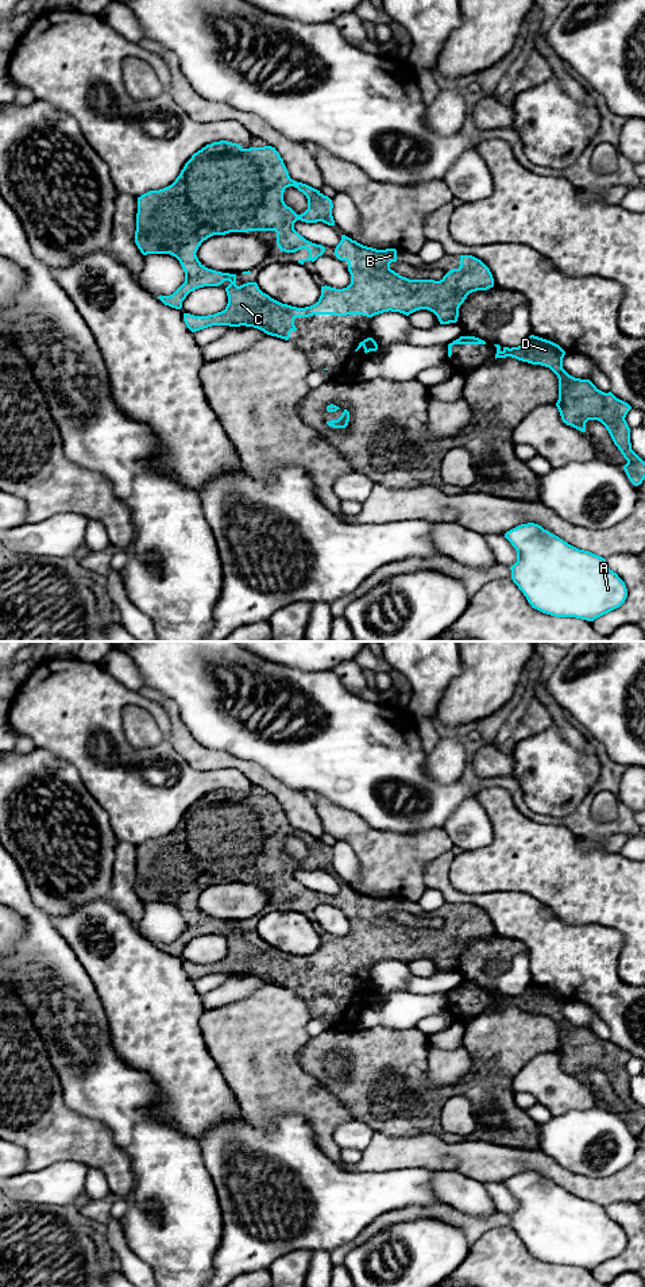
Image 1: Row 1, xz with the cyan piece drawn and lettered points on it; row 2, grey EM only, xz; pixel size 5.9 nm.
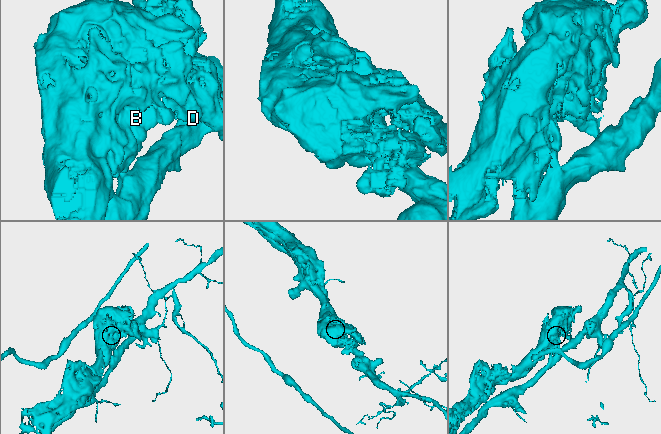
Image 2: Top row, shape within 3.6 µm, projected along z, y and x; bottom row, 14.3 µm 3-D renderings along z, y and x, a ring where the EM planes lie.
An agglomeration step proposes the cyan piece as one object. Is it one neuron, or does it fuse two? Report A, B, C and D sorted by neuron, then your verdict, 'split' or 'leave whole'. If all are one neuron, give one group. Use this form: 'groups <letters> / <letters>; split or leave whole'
groups A / B C D; split

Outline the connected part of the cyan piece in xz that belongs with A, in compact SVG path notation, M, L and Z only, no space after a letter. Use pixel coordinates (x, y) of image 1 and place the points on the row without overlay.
M534 1171L521 1172L505 1186L517 1199L517 1210L510 1215L511 1228L532 1256L555 1265L594 1269L625 1251L626 1233L605 1206L579 1198Z

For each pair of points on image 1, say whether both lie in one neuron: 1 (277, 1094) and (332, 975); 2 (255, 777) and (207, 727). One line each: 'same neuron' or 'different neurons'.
1: different neurons
2: different neurons

